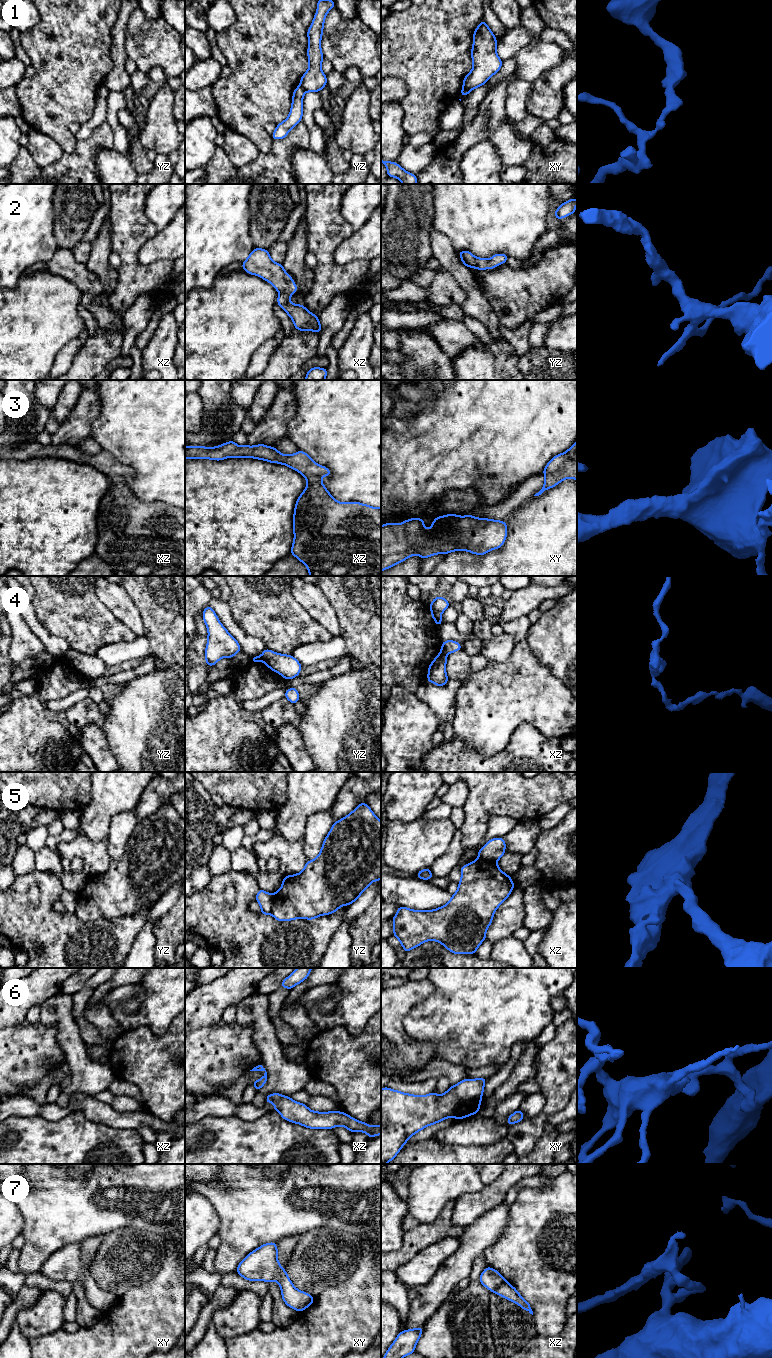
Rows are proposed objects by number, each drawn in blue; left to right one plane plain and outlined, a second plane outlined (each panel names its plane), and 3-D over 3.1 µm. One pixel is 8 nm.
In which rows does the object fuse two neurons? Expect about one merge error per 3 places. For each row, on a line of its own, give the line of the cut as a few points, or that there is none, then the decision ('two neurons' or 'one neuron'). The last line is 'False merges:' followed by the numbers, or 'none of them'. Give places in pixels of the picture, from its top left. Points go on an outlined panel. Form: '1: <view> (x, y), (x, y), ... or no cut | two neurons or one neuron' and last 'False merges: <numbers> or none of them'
1: yz (299, 85), (306, 91) | two neurons
2: no cut | one neuron
3: no cut | one neuron
4: xz (441, 651), (445, 655) | two neurons
5: yz (272, 895), (272, 911), (270, 913) | two neurons
6: no cut | one neuron
7: xz (506, 1281), (494, 1291) | two neurons
False merges: 1, 4, 5, 7

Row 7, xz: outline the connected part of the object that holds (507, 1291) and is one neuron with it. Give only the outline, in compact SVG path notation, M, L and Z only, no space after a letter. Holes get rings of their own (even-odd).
M508 1282L500 1286L495 1293L505 1299L518 1304L522 1309L528 1311L533 1315L530 1304L518 1293L515 1287L510 1285Z

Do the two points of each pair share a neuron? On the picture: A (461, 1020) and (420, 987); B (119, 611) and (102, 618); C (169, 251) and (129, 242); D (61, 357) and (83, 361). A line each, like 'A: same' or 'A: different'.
A: different
B: different
C: different
D: different

